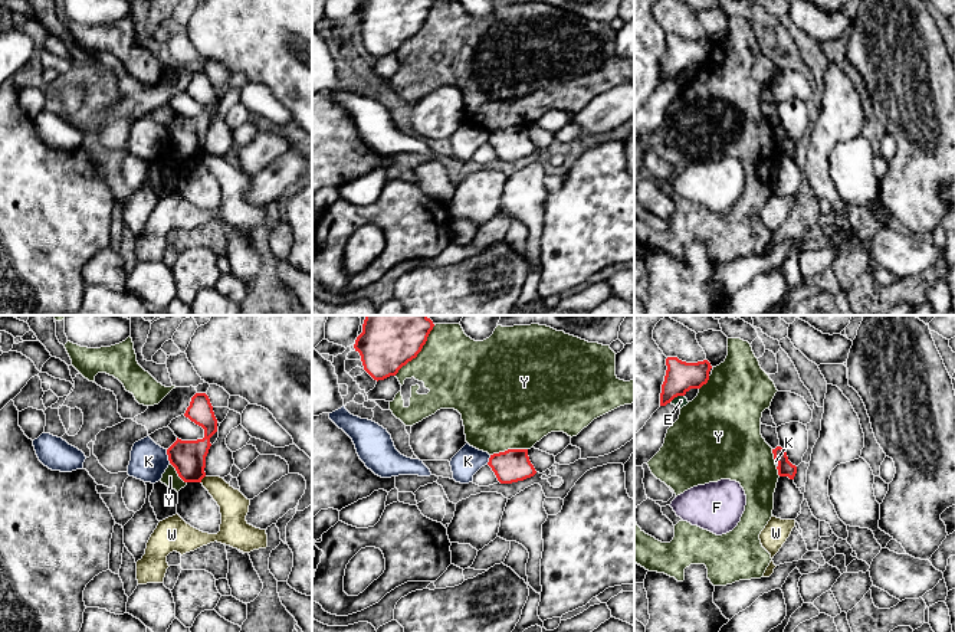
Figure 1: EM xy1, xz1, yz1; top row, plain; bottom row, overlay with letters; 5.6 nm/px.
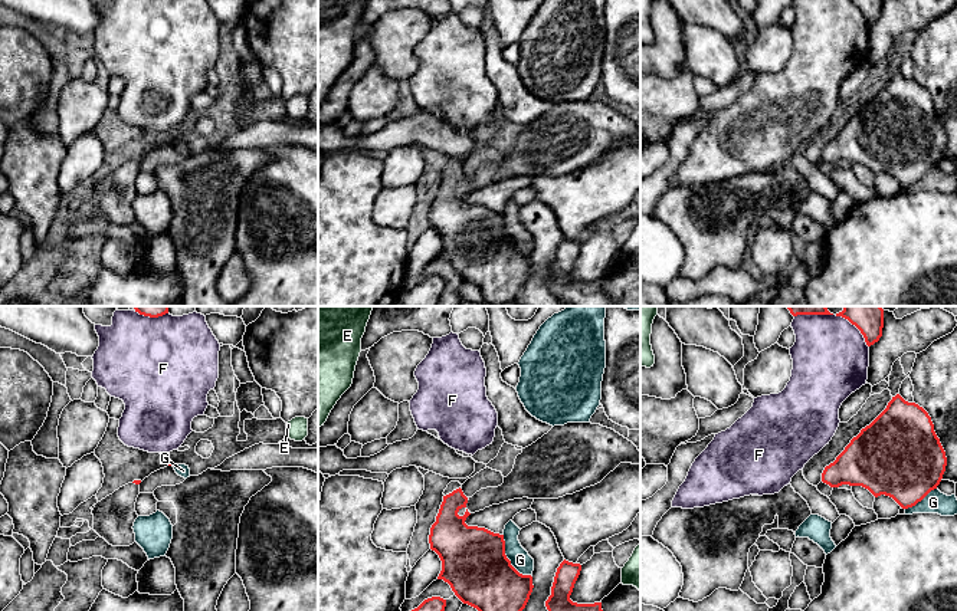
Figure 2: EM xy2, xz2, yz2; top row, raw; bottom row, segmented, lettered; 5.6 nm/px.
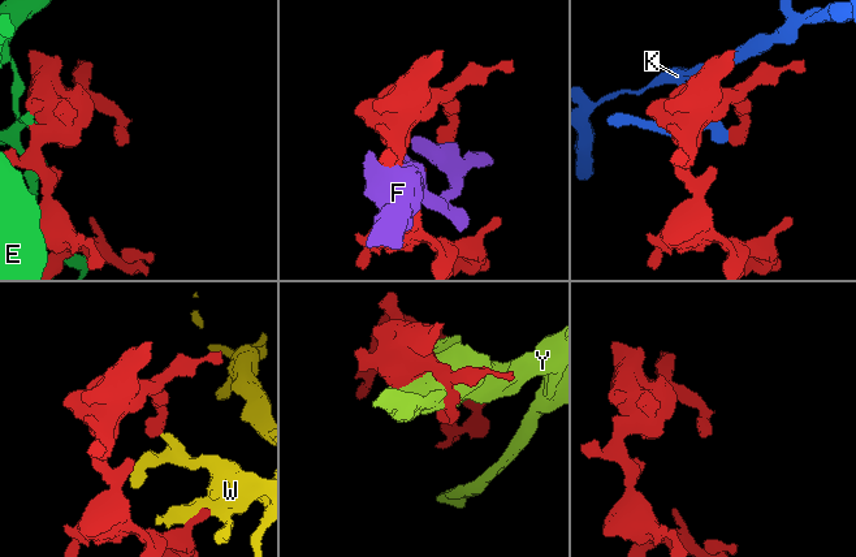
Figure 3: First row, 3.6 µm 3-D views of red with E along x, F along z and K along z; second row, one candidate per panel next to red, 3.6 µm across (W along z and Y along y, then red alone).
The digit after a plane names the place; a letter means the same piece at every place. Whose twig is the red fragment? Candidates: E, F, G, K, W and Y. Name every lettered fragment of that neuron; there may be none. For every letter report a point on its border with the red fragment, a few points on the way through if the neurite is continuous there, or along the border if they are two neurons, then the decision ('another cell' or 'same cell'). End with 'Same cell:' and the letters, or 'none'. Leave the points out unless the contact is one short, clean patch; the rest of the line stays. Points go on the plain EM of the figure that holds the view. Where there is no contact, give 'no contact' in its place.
E: meets red in yz1 at (676, 74); another cell
F: meets red in yz2 at (861, 10); another cell
G: meets red in xz2 at (507, 236); another cell
K: meets red in xy1 at (168, 134); border along xy1 (166, 127), (170, 140); another cell
W: meets red in xy1 at (203, 154); border along xy1 (204, 153), (200, 159); another cell
Y: meets red in xz1 at (420, 28); another cell
Same cell: none

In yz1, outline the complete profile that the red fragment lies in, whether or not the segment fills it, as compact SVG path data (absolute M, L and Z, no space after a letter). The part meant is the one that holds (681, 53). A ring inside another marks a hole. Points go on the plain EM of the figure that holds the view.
M677 35L666 36L666 53L662 62L660 83L666 83L677 73L685 73L690 66L700 66L709 58L712 46L708 37L686 40Z

